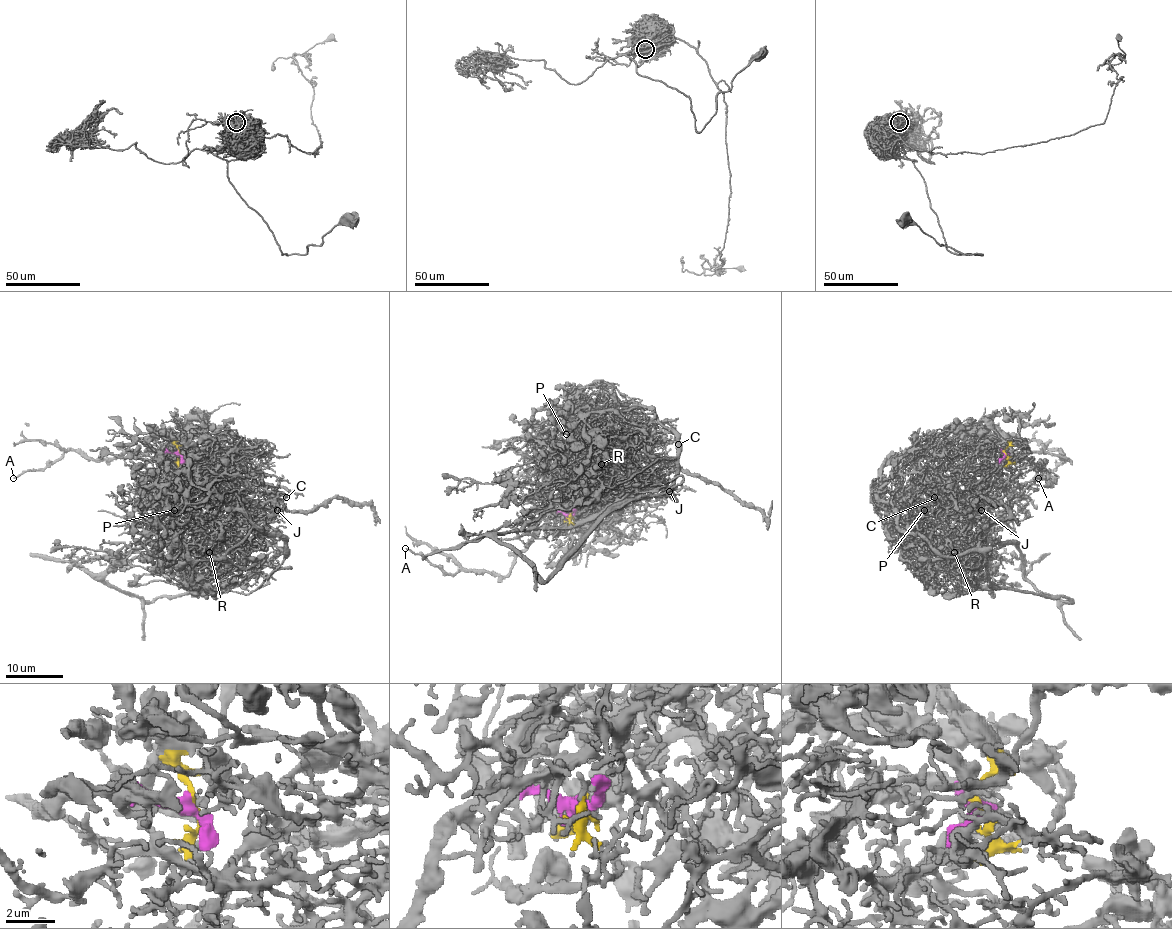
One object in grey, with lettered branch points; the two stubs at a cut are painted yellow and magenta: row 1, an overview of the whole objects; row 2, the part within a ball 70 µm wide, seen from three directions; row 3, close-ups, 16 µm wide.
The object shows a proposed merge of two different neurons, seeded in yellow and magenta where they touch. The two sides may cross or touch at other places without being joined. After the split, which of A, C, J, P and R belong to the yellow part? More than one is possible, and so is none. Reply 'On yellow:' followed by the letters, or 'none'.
On yellow: C, J, P, R

